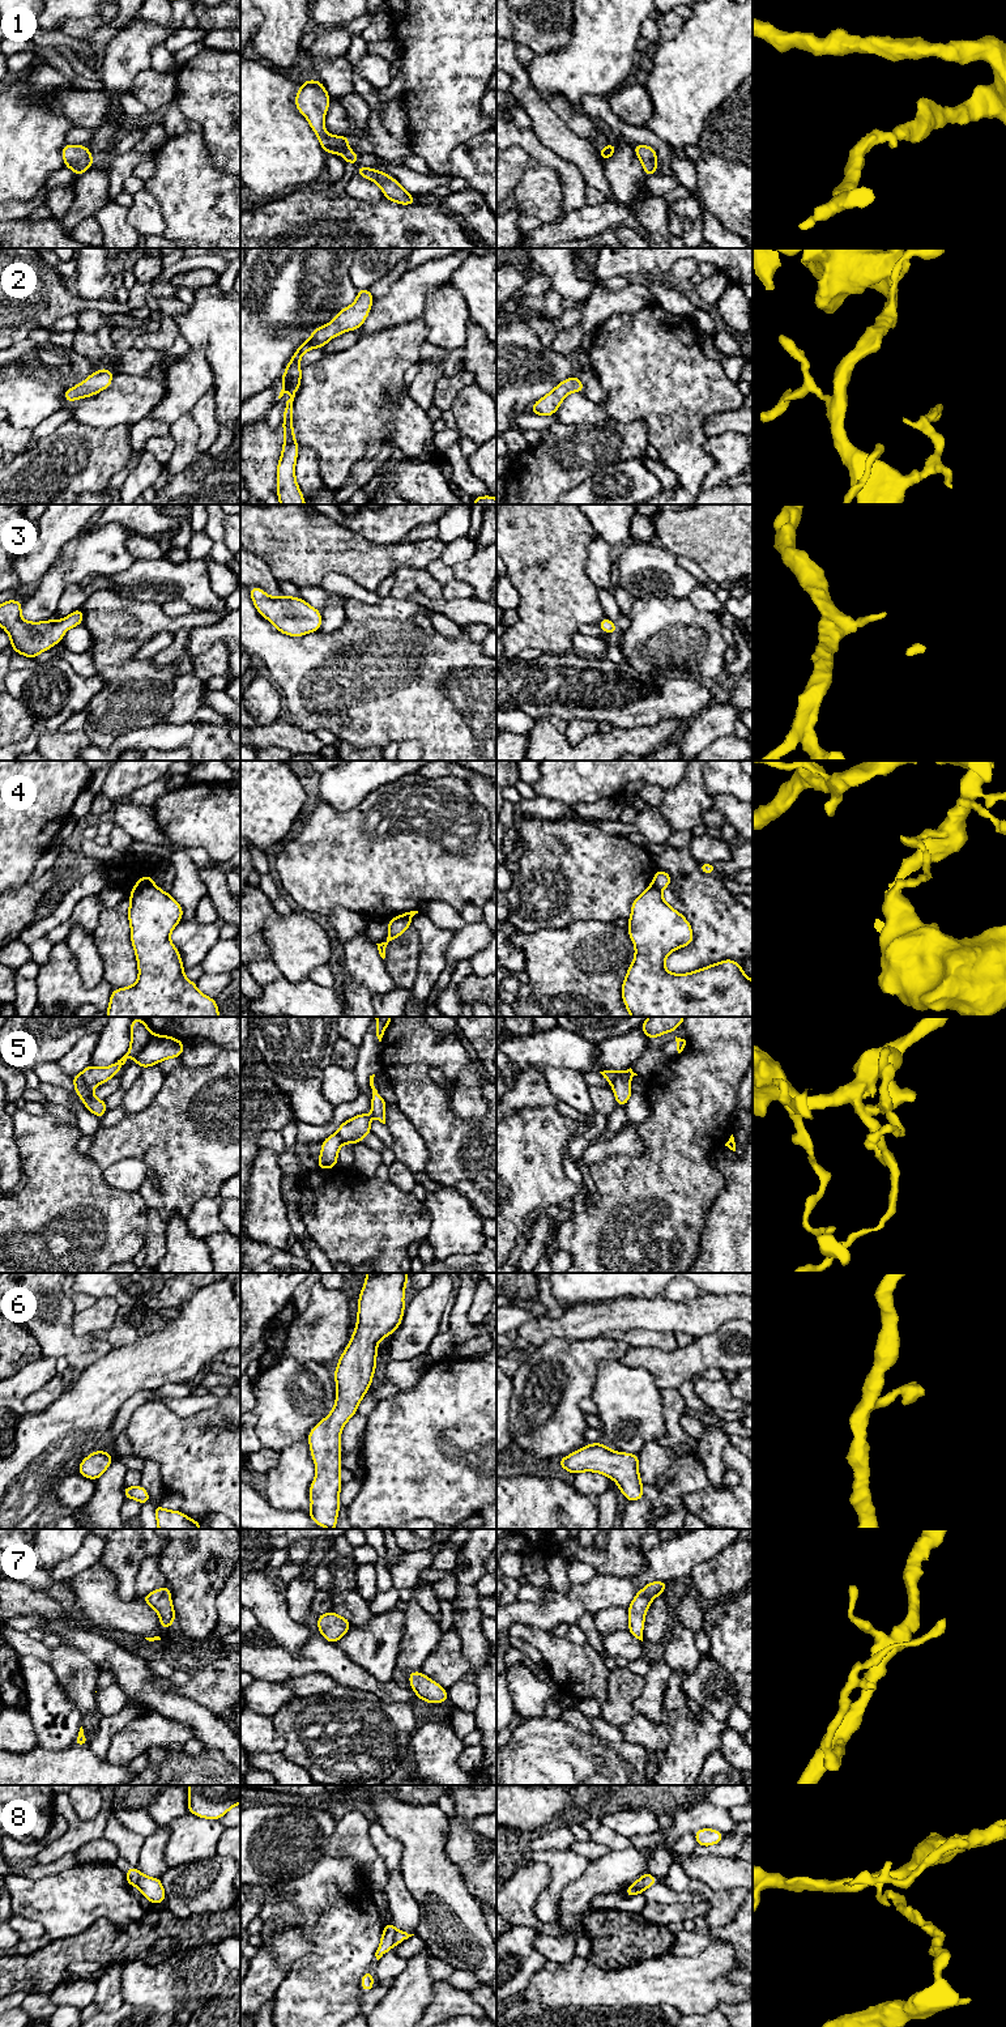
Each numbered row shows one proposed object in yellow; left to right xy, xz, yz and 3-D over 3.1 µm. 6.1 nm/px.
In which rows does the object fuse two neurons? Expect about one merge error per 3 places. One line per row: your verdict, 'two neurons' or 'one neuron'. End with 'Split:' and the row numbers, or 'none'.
1: one neuron
2: one neuron
3: one neuron
4: two neurons
5: two neurons
6: one neuron
7: one neuron
8: two neurons
Split: 4, 5, 8

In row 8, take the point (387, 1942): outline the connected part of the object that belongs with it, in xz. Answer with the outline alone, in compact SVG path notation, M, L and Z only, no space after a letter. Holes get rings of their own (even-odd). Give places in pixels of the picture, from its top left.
M385 1922L383 1928L383 1936L380 1945L375 1953L376 1959L379 1960L384 1954L387 1954L395 1946L396 1928L391 1922Z

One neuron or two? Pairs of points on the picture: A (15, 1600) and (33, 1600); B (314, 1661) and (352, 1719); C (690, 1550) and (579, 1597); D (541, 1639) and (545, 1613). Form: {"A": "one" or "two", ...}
{"A": "one", "B": "two", "C": "one", "D": "two"}

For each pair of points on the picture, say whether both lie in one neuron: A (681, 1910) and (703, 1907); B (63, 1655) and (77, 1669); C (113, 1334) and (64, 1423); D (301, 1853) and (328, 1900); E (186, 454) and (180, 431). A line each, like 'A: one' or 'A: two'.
A: one
B: one
C: two
D: two
E: one

